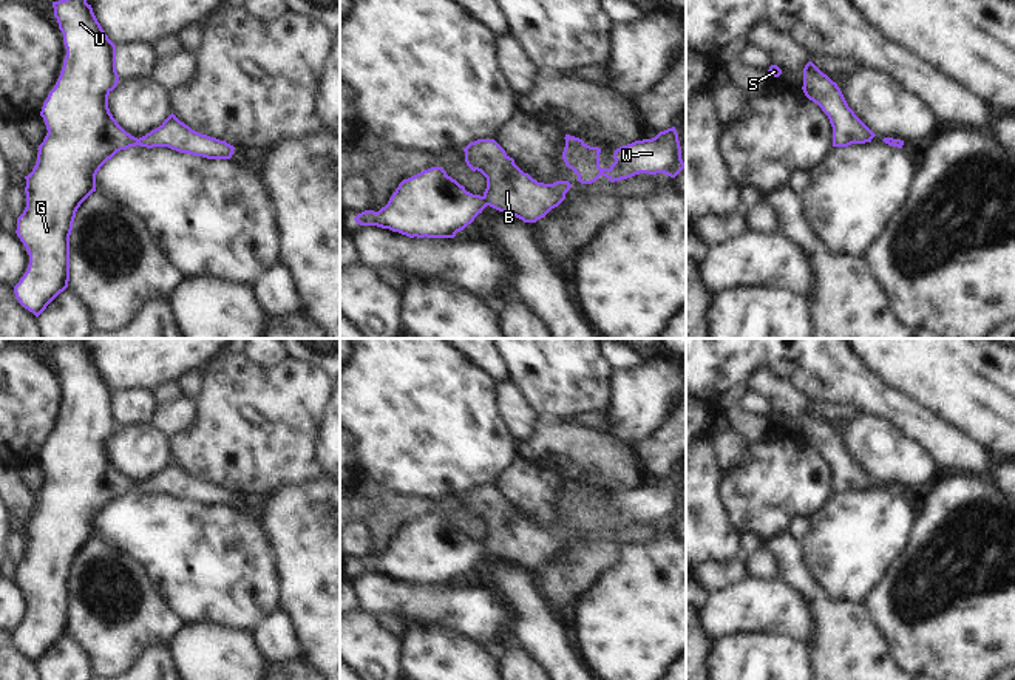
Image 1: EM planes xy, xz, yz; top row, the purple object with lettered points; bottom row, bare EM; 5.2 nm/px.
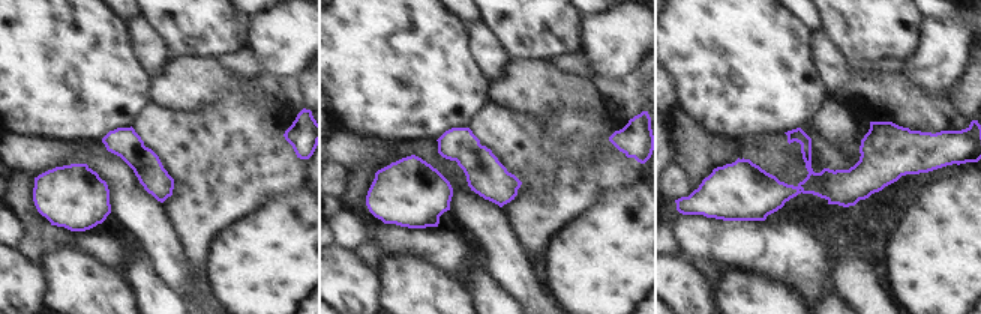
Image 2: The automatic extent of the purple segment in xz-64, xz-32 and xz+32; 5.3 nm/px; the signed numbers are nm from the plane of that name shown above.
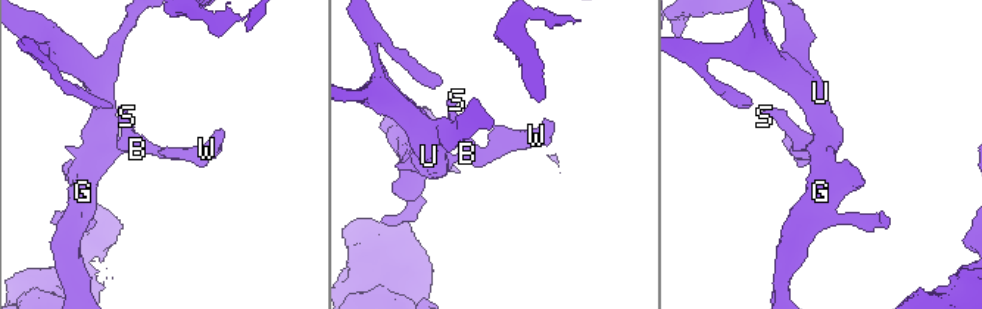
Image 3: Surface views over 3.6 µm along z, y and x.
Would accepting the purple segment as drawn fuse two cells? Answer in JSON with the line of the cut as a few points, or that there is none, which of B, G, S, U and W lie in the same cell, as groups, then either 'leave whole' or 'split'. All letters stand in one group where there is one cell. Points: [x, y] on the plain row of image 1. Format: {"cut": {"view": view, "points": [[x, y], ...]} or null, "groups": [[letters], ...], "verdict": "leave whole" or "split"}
{"cut": null, "groups": [["B", "G", "S", "U", "W"]], "verdict": "leave whole"}

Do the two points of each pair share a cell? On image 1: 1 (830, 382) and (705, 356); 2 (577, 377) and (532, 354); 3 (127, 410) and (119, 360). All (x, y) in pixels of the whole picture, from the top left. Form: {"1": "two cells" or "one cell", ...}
{"1": "one cell", "2": "one cell", "3": "two cells"}

